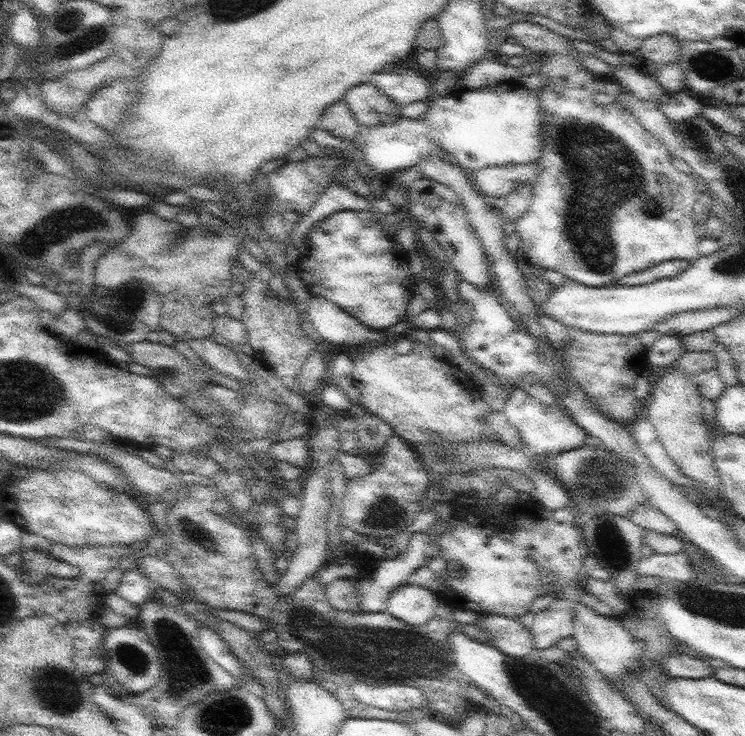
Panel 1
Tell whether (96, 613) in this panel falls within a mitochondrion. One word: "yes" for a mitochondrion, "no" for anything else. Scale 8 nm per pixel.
no

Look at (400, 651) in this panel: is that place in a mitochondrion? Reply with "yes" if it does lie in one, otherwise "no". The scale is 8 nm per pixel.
yes

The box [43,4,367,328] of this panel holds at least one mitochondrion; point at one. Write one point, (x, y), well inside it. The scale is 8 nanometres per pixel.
(82, 35)

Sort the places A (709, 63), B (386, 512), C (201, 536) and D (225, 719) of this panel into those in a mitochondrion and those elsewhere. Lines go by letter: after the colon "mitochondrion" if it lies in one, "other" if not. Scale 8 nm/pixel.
A: mitochondrion
B: mitochondrion
C: mitochondrion
D: mitochondrion

